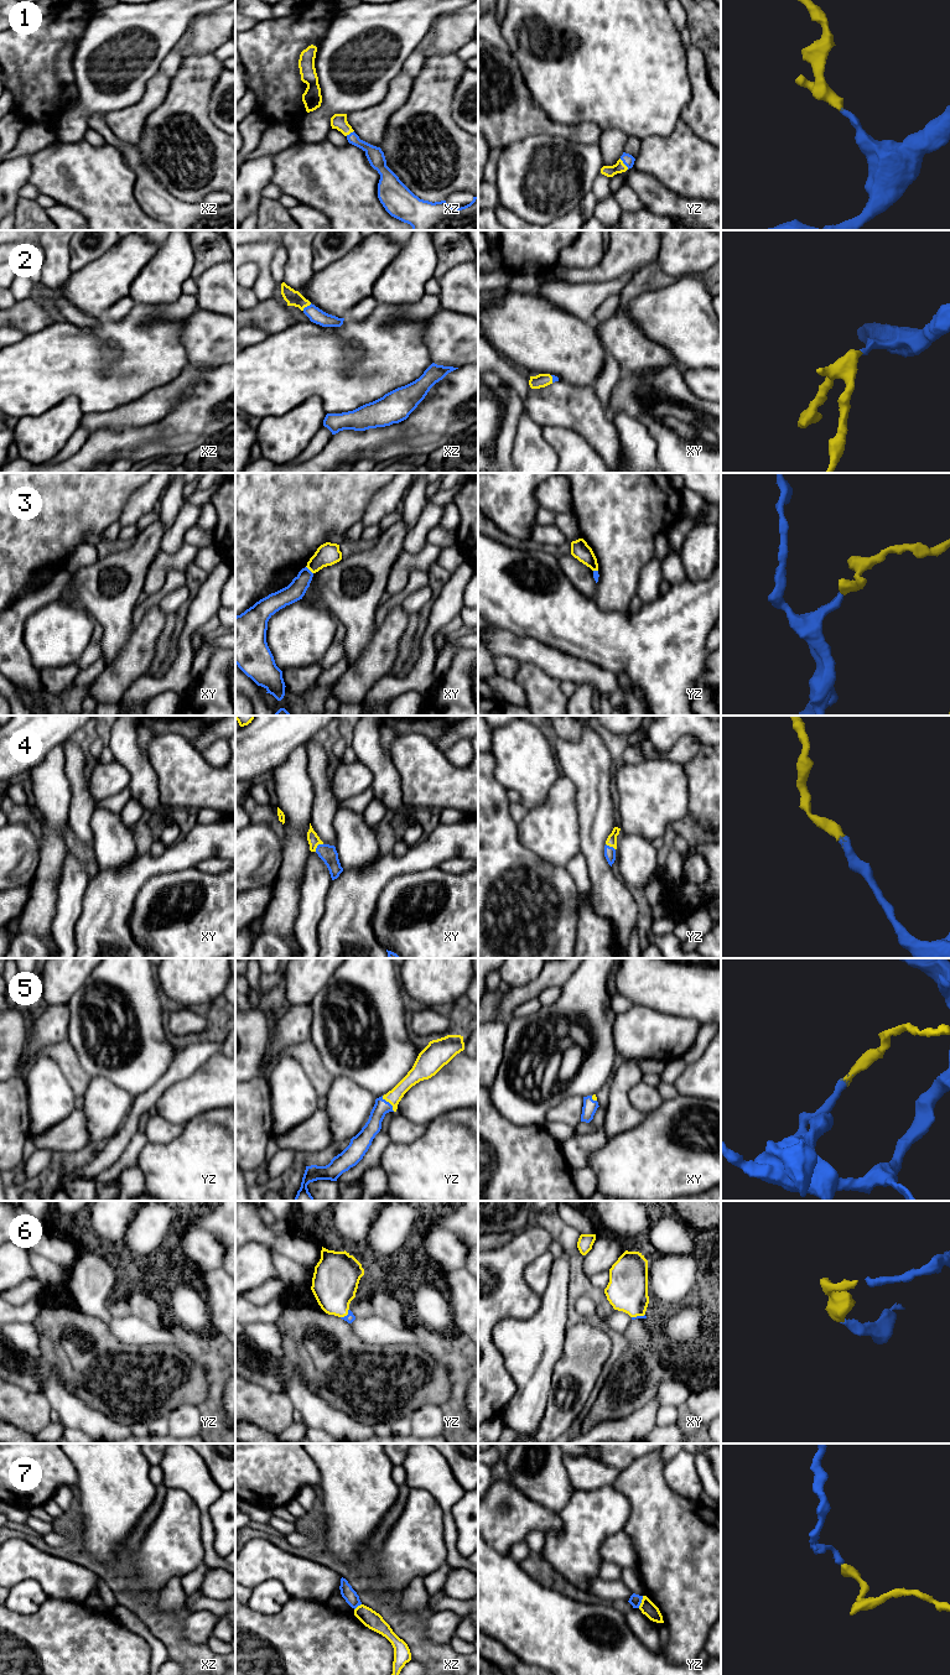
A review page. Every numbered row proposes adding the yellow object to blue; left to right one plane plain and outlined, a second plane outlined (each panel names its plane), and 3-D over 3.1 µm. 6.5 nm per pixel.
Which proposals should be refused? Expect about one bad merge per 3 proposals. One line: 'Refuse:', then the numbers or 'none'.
Refuse: 3, 7

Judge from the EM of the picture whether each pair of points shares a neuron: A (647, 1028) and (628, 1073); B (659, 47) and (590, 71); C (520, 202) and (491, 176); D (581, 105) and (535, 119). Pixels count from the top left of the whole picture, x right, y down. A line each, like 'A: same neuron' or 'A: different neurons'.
A: different neurons
B: same neuron
C: different neurons
D: different neurons

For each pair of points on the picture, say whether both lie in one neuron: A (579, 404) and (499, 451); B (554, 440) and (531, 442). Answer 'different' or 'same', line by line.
A: different
B: different

